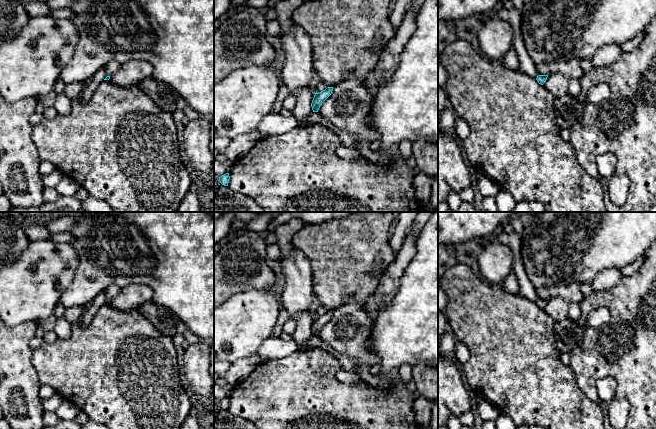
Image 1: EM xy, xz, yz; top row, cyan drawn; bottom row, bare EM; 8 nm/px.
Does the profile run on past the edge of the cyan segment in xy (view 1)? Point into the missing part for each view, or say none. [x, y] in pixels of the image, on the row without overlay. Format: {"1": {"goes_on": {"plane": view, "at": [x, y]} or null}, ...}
{"1": {"goes_on": null}}

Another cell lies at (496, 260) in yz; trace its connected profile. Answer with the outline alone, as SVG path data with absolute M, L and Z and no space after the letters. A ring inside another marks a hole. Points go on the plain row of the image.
M495 240L482 248L478 265L487 282L501 286L508 274L513 271L514 255L508 246Z

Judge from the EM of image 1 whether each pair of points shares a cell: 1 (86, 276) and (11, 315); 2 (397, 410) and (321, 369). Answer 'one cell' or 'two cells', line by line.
1: two cells
2: one cell

